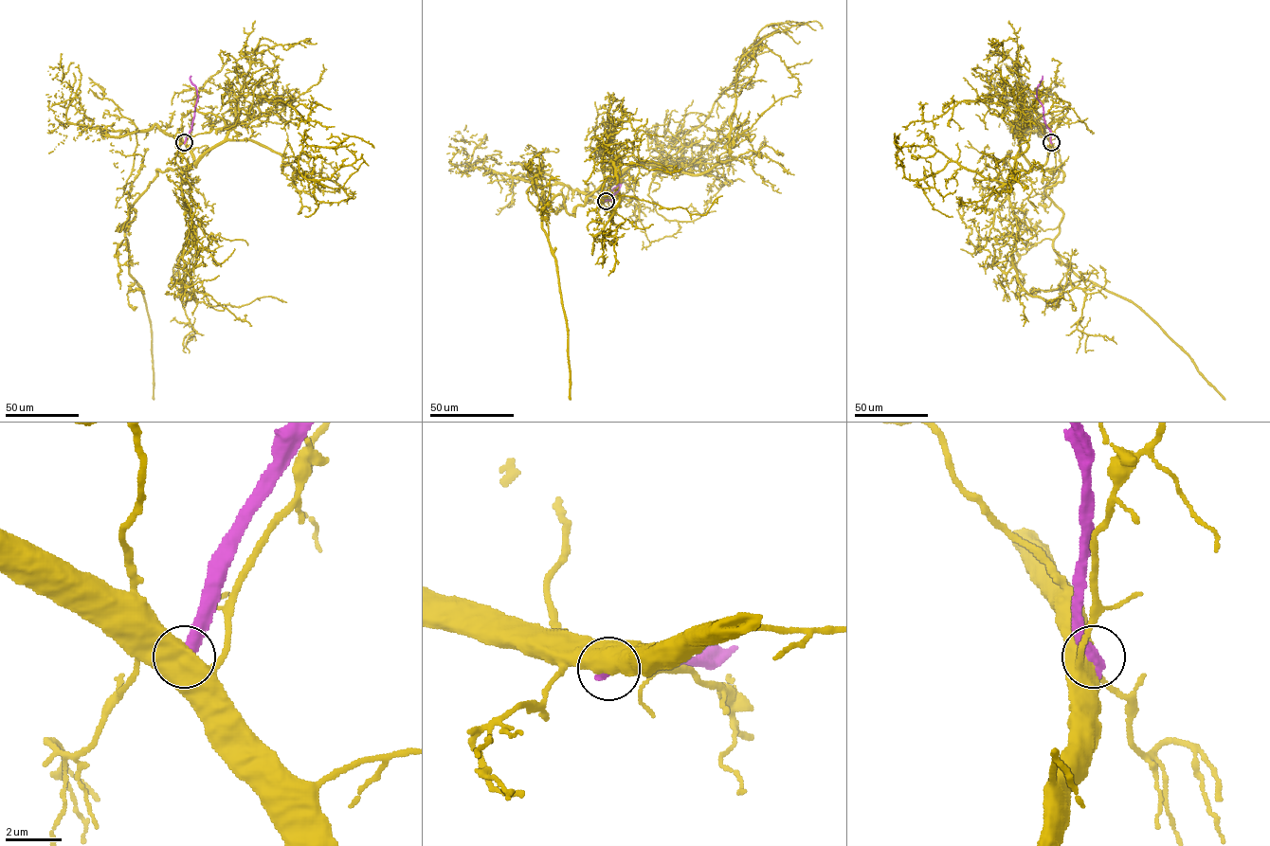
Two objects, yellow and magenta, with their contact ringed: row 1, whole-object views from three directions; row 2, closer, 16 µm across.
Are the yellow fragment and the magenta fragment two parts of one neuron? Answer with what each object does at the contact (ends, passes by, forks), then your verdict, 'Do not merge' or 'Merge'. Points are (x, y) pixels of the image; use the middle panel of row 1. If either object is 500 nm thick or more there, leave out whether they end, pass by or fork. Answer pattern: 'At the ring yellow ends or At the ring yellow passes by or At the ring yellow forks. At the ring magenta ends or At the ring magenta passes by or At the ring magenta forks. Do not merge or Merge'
Do not merge

